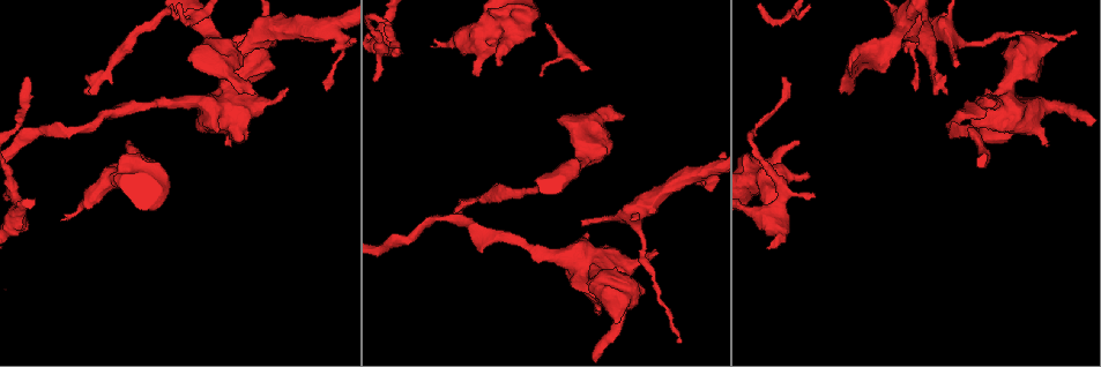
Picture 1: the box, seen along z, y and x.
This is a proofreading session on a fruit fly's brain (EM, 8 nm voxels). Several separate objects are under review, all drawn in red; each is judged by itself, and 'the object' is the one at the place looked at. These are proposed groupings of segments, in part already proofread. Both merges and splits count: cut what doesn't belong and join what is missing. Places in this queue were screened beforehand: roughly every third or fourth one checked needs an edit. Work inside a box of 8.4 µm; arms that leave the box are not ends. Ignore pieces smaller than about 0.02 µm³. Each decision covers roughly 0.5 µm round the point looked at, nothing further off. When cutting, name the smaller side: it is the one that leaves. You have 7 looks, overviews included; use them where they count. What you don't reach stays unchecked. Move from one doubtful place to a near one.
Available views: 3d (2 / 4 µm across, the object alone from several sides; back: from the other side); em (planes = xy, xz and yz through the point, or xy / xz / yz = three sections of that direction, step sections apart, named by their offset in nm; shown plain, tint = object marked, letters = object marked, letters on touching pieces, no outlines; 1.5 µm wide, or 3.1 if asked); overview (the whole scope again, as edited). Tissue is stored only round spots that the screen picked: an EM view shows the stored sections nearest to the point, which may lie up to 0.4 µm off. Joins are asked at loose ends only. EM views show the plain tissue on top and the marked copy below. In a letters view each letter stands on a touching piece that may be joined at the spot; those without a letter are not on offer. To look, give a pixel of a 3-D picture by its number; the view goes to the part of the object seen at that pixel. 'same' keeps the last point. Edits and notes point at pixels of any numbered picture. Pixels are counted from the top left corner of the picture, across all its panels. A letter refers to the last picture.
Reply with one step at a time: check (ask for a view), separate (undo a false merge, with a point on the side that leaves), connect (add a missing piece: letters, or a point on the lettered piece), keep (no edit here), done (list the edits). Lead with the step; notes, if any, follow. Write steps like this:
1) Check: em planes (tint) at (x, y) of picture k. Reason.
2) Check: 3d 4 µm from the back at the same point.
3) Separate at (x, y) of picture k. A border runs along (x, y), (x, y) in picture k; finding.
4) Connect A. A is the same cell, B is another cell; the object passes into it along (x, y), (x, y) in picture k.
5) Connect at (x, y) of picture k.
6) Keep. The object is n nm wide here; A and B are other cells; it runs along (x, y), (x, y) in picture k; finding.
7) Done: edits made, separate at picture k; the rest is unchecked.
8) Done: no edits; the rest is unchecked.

Check: em xy step 4 (letters) at (681, 340) of picture 1. Thin end.

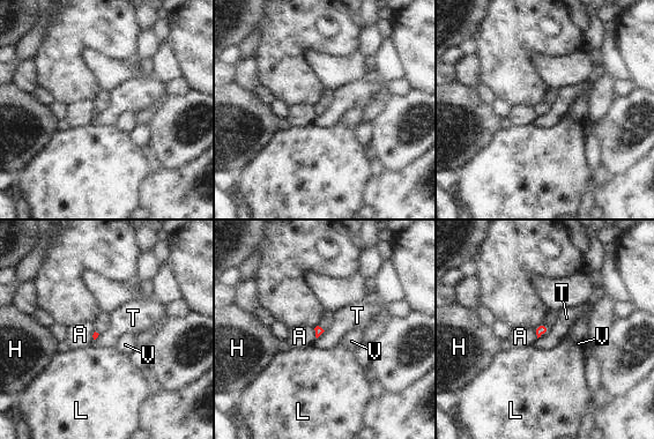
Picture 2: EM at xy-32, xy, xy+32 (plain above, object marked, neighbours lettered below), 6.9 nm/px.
Check: em planes (letters) at the same point. Cut it another way.

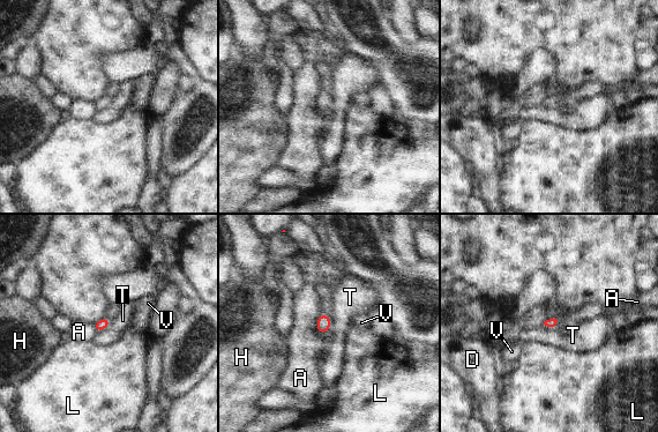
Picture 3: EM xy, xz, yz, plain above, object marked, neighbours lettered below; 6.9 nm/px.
Keep. A, D, H, L, T and V are other cells; a border runs along (329, 315), (329, 328), (322, 334) in picture 3; no lettered piece goes on from it.

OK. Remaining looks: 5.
Check: em planes (letters) at (431, 45) of picture 1. Free end.

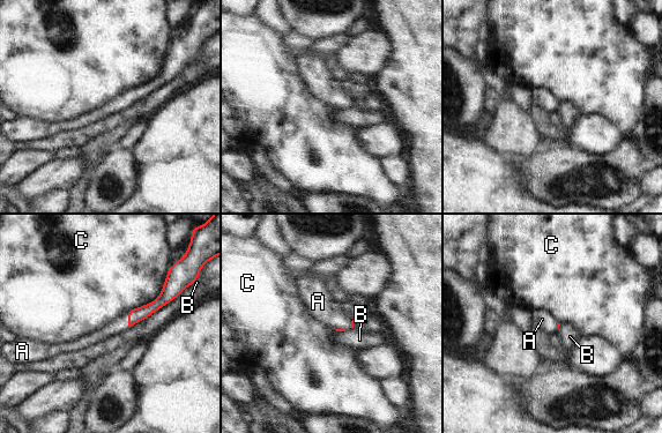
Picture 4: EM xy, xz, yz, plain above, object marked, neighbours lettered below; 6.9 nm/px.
Connect at (119, 325) of picture 4. A is the same cell, B and C are other cells; the object passes into it along (141, 313), (128, 320), (119, 325) in picture 4; the cell continues.

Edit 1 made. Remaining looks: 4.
Check: 3d 2 µm at (934, 62) of picture 1. Calibre changes.

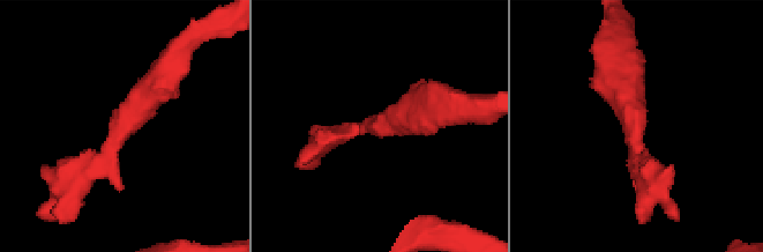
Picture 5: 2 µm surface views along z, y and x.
Check: em planes (tint) at (634, 124) of picture 5. Need the tissue.

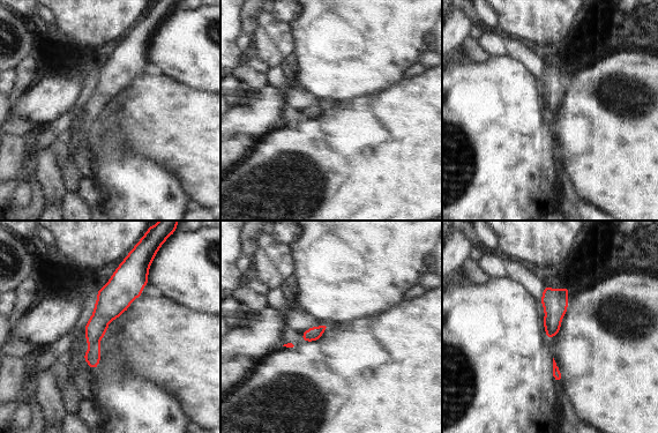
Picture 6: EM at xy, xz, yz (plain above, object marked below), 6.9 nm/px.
Check: em planes (letters) at the same point.

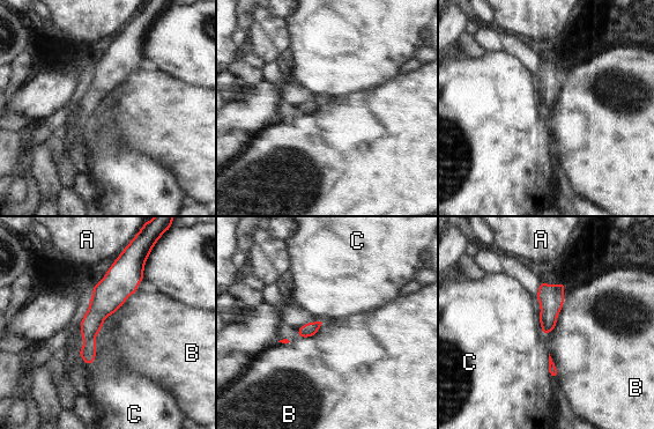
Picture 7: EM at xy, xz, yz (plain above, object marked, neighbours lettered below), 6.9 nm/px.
Keep. A, B and C are other cells; it runs along (141, 244), (90, 325), (88, 361) in picture 7; all the same cell.

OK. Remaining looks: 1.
Done: edits made, connect at picture 4; the rest is unchecked.

